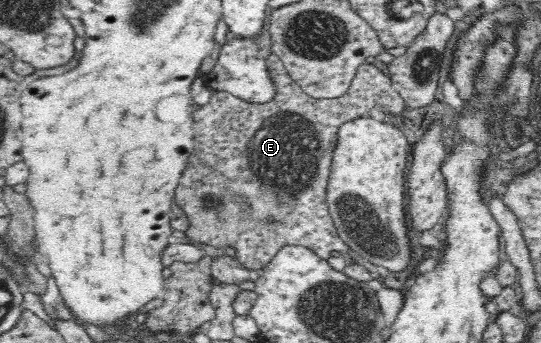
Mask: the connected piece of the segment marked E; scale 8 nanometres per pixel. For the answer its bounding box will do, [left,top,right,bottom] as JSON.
[174,55,406,270]

